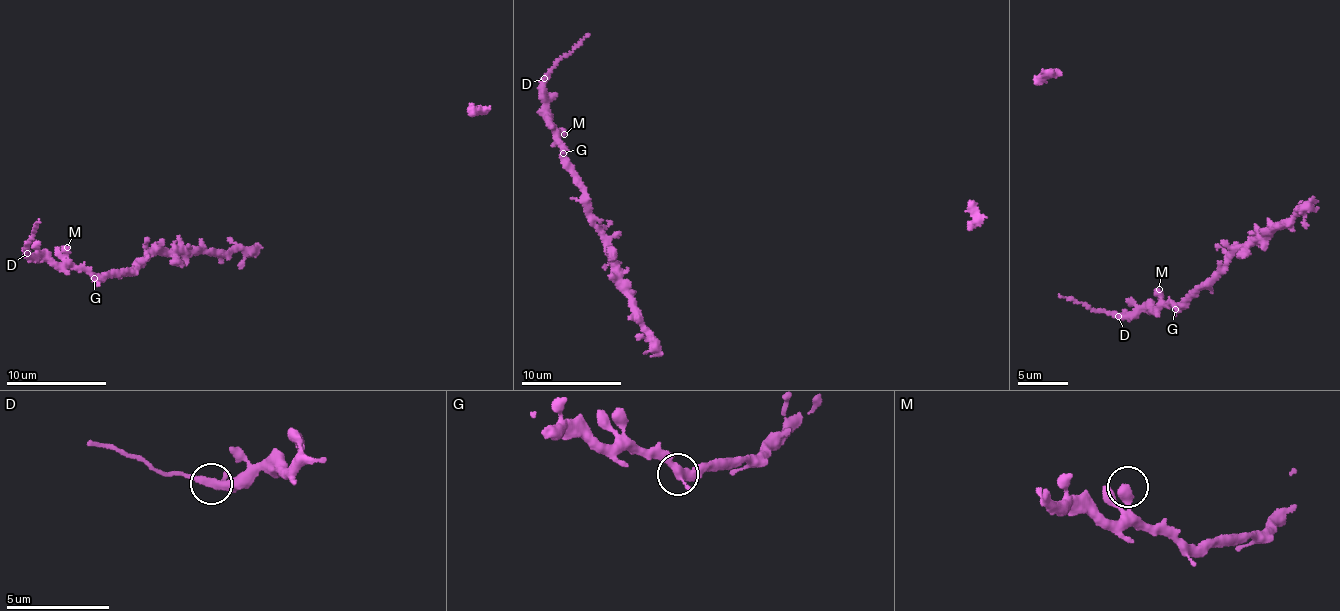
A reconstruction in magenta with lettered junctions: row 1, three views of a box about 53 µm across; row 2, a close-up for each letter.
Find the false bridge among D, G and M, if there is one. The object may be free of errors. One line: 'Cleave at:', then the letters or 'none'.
Cleave at: D

